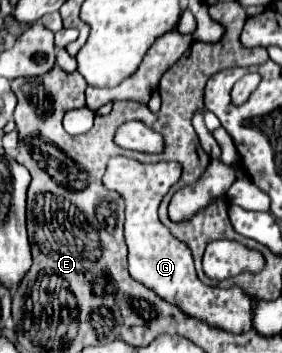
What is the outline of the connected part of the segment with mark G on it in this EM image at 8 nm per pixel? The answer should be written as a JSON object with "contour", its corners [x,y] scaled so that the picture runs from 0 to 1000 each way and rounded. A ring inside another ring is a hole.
{"contour":[[[408,442],[387,453],[379,487],[365,499],[365,527],[379,538],[415,538],[443,567],[443,680],[457,697],[457,776],[557,827],[578,850],[635,867],[684,901],[741,912],[755,924],[798,929],[805,941],[855,946],[890,929],[890,856],[883,839],[848,816],[748,816],[727,810],[691,771],[677,708],[635,686],[557,618],[557,589],[571,561],[635,510],[642,465],[628,459],[557,459],[500,465],[465,448]]]}

